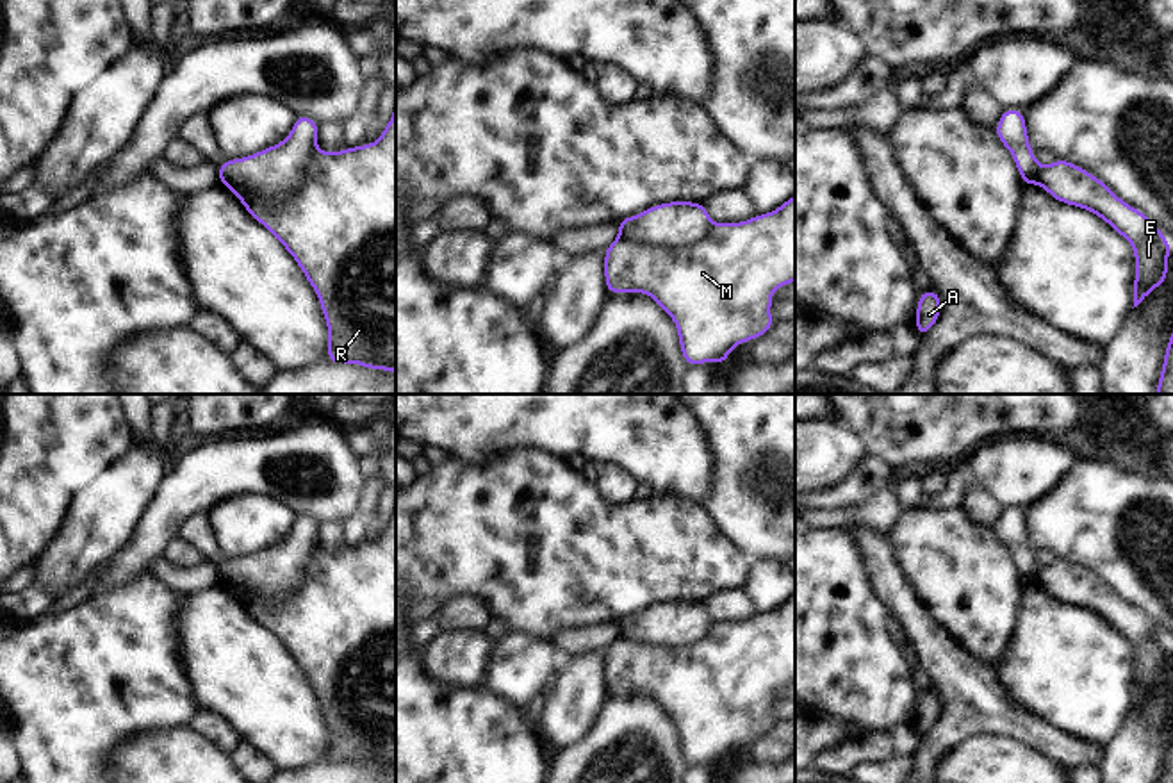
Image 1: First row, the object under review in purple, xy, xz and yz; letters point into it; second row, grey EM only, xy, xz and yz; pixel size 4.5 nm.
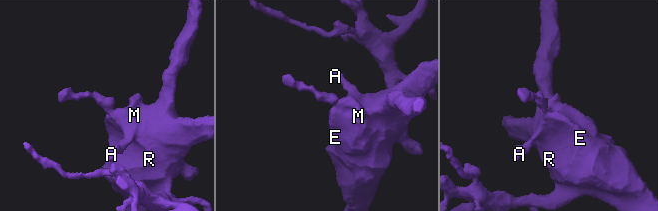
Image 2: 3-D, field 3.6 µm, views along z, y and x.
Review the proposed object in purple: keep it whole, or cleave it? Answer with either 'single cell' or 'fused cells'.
fused cells

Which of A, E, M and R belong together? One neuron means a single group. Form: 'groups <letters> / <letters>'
groups A / E M R

